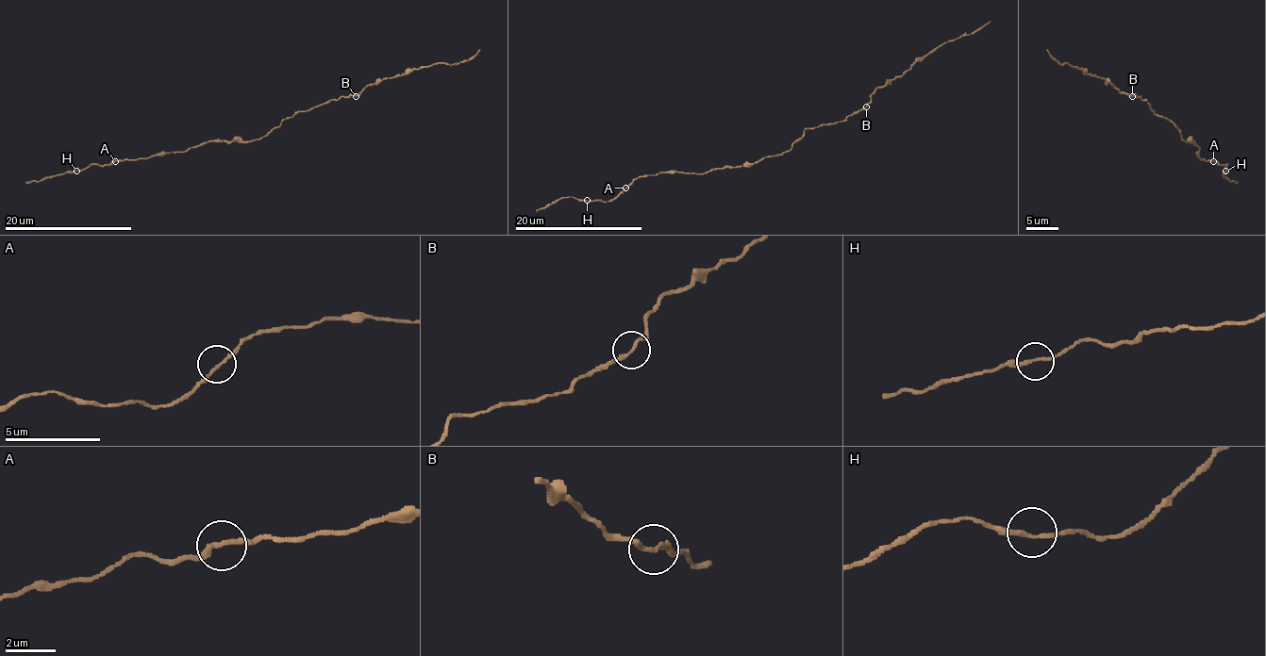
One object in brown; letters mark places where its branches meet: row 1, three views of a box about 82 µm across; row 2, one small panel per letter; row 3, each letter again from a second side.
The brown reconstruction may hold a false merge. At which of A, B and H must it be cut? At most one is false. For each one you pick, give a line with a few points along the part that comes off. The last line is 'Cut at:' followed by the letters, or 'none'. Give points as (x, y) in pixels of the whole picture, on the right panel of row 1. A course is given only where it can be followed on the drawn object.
B: (1132, 96), (1121, 93), (1103, 78), (1066, 62), (1058, 62), (1047, 50)
Cut at: B

